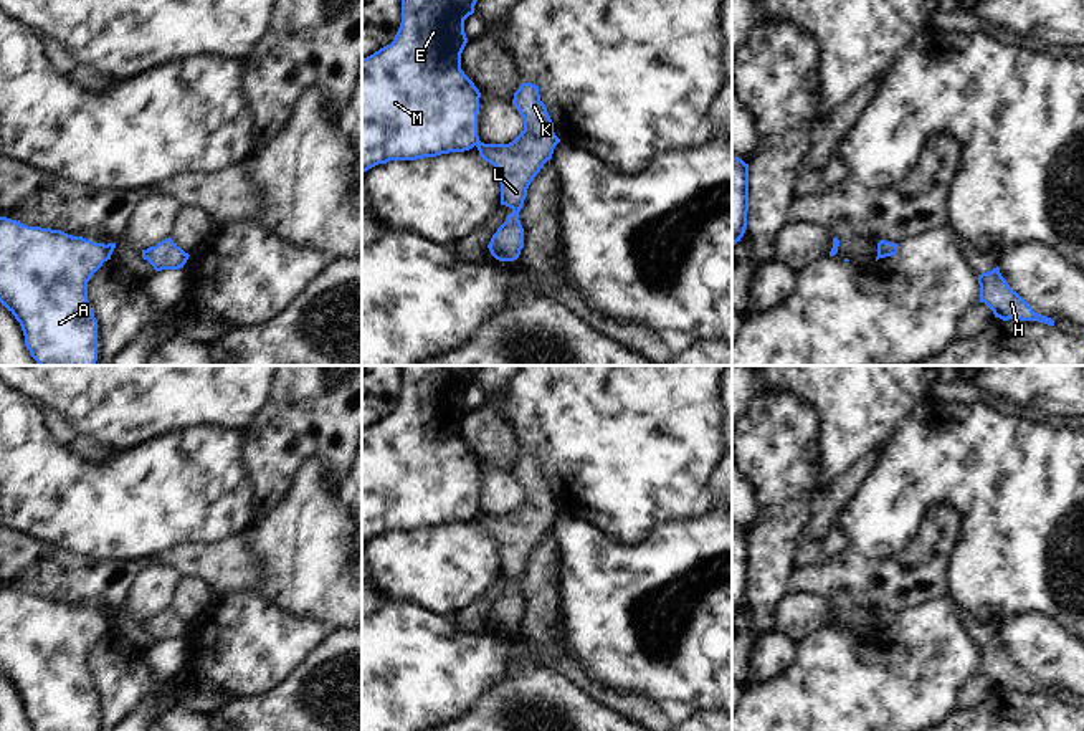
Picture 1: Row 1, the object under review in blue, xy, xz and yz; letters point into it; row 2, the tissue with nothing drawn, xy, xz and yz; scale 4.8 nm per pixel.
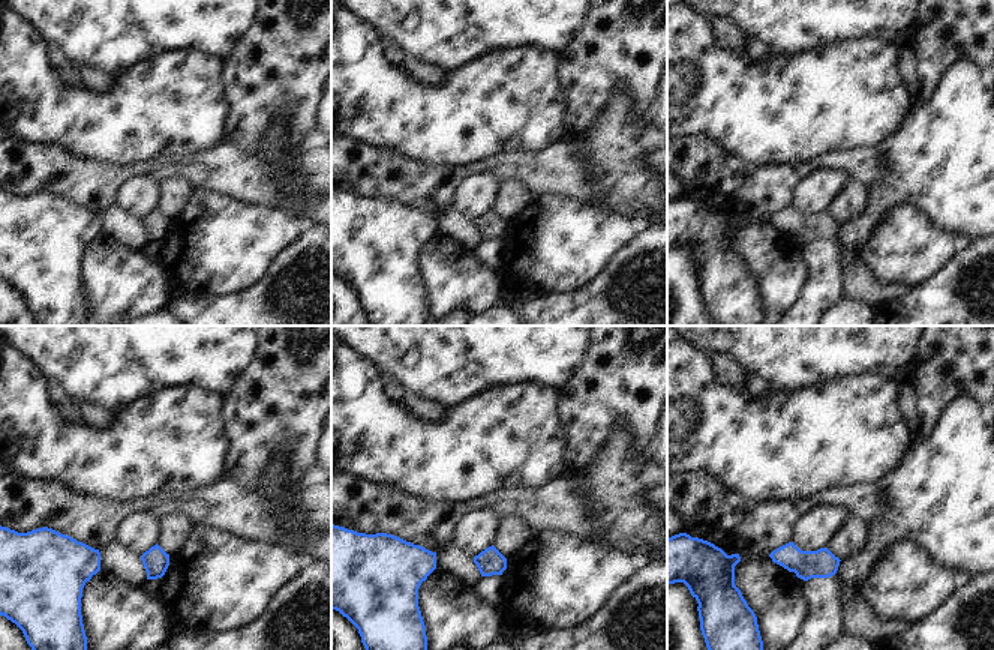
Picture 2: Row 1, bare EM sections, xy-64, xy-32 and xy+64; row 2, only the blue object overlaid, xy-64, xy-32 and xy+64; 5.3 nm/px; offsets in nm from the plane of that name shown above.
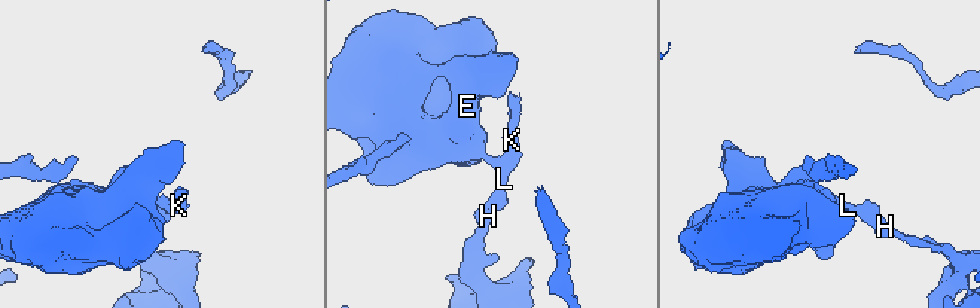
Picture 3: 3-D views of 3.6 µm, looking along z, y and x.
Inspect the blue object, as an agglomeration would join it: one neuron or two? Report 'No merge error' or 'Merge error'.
Merge error

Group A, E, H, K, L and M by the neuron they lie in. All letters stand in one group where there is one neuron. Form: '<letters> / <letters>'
A E M / H K L

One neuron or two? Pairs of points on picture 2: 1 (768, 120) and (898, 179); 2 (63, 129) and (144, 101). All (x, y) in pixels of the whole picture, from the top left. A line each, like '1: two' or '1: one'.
1: two
2: one

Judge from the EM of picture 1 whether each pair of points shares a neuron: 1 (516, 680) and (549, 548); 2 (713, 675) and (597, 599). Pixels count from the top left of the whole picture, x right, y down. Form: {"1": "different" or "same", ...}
{"1": "different", "2": "same"}

